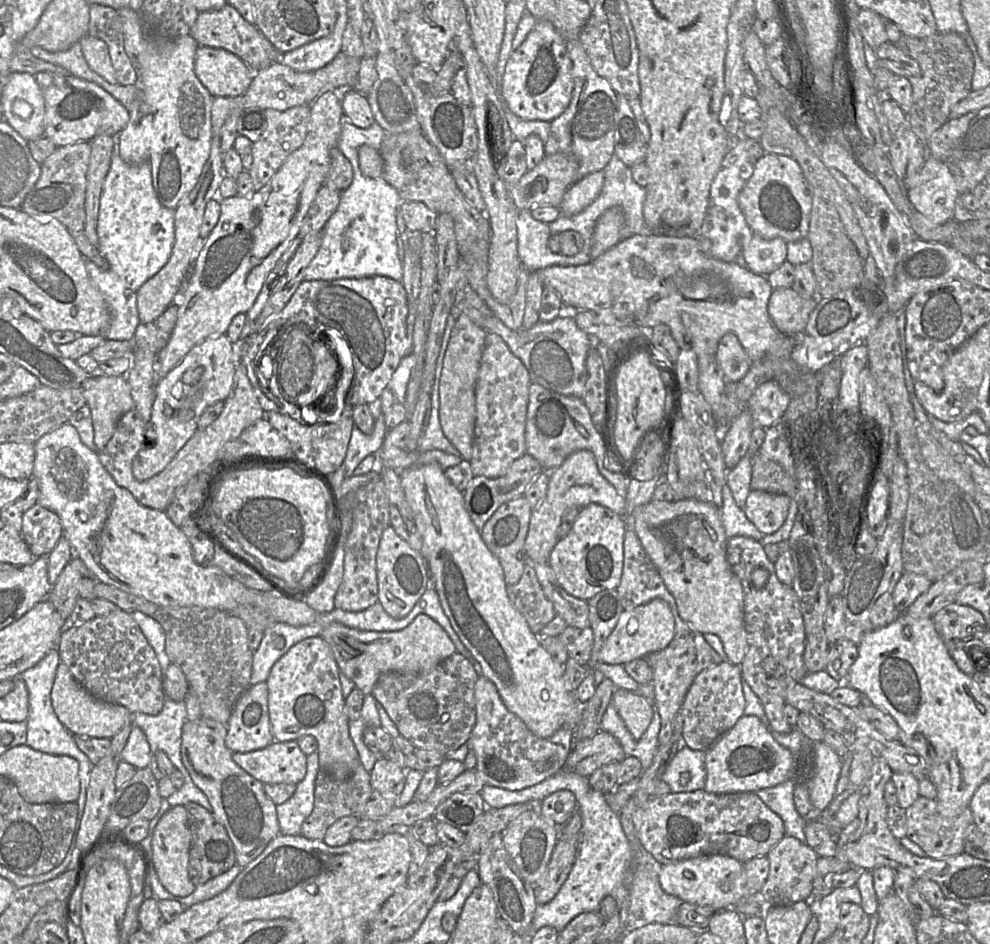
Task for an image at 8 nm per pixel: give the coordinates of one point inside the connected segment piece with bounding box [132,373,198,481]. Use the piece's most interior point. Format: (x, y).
(171, 425)

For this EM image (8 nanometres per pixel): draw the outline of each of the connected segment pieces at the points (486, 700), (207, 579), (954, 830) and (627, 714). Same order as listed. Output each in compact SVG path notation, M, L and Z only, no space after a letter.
M479 675L474 686L476 721L466 742L473 750L477 763L475 769L483 775L486 784L522 790L533 786L564 768L574 746L573 728L561 728L548 738L534 735L515 714L504 705L496 686Z
M64 423L42 436L34 443L34 449L33 477L37 479L40 491L37 504L59 516L63 537L69 541L74 557L80 558L97 580L160 606L198 606L228 613L239 606L254 606L269 614L274 622L304 626L316 620L319 613L304 599L288 599L271 589L268 592L251 589L228 576L217 566L197 564L189 540L166 512L142 505L127 489L117 485L101 463L98 451L91 450L83 444L77 430L71 424Z
M919 796L911 806L905 809L905 812L907 817L906 836L919 845L927 856L939 859L964 852L965 833L974 823L970 807L964 808L954 817L945 817L938 812L935 799Z
M621 688L614 690L612 704L630 734L639 739L652 720L651 704L640 694Z

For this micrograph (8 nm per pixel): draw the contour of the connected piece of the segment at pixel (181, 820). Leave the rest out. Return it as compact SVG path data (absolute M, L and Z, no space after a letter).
M176 805L158 821L152 837L152 862L164 888L174 896L186 897L195 890L188 873L191 832L185 805Z

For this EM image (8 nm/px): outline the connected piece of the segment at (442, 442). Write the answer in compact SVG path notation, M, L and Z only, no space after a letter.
M453 307L450 315L447 318L441 348L436 362L433 387L431 391L431 413L429 417L429 422L424 433L417 442L417 450L429 451L437 449L462 458L460 452L452 445L452 443L444 435L439 419L440 376L443 367L444 355L447 349L447 345L453 327L455 325L456 316L457 312L456 309L454 309Z

